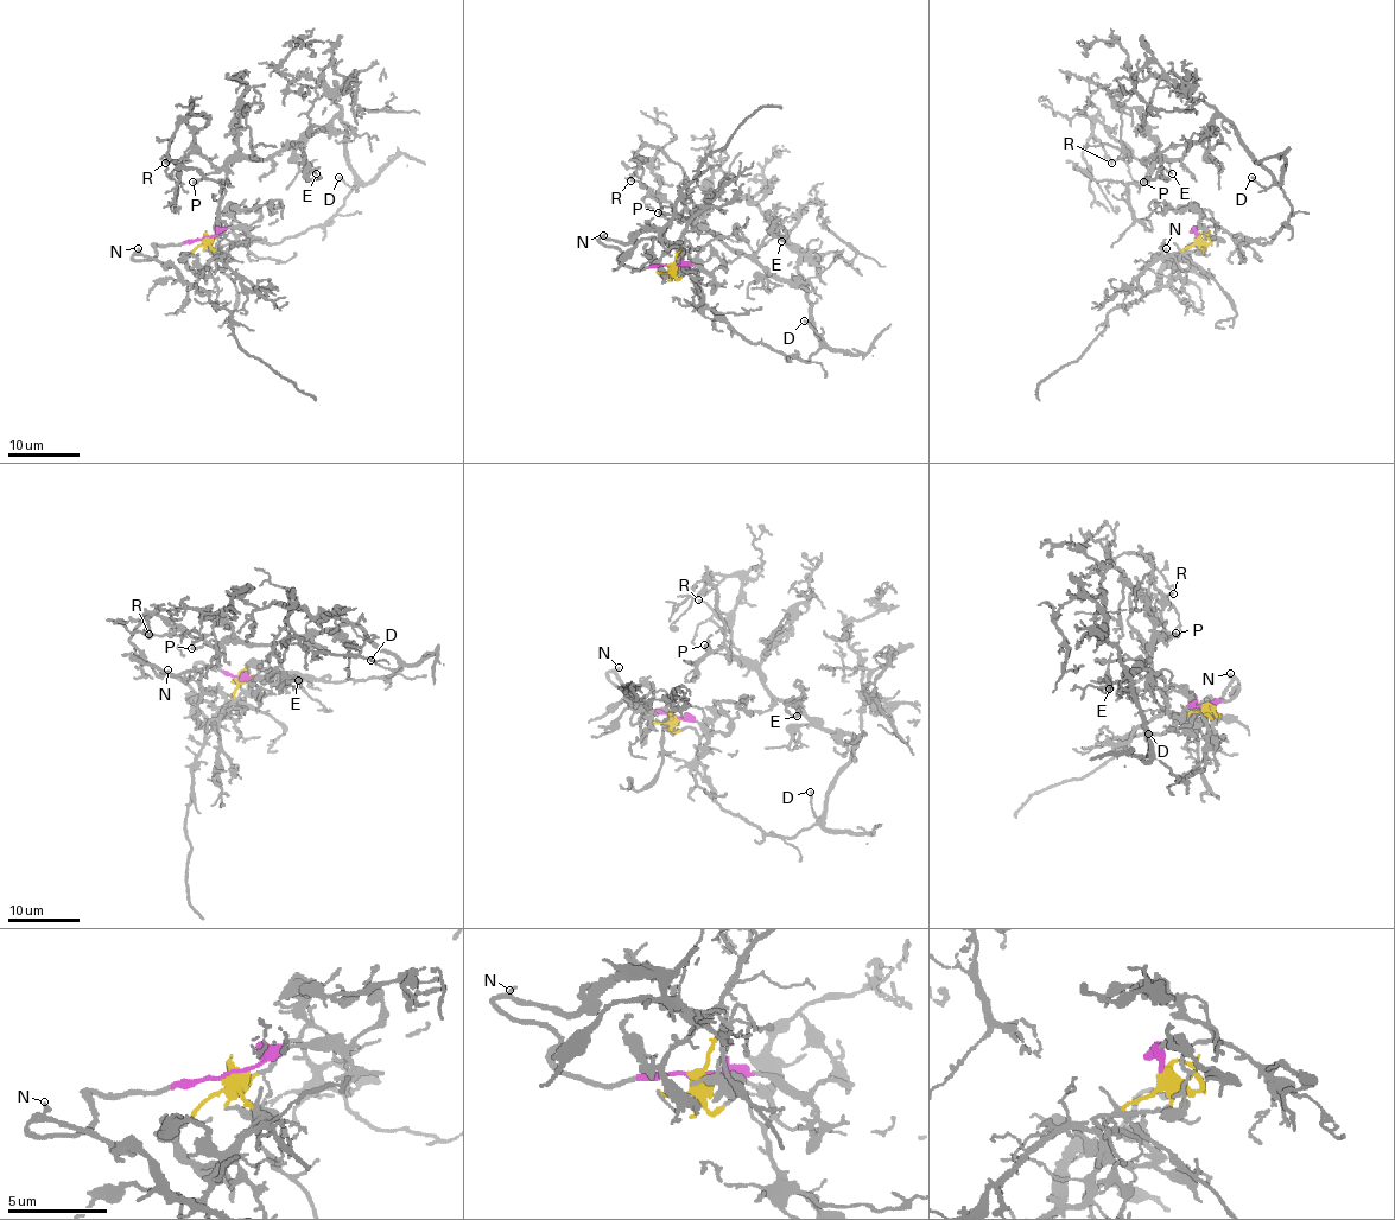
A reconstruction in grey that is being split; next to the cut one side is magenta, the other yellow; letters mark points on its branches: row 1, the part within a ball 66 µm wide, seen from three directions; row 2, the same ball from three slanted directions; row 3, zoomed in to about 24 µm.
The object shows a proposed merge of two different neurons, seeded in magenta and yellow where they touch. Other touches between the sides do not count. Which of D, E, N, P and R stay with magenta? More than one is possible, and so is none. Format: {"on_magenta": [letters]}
{"on_magenta": ["N"]}

